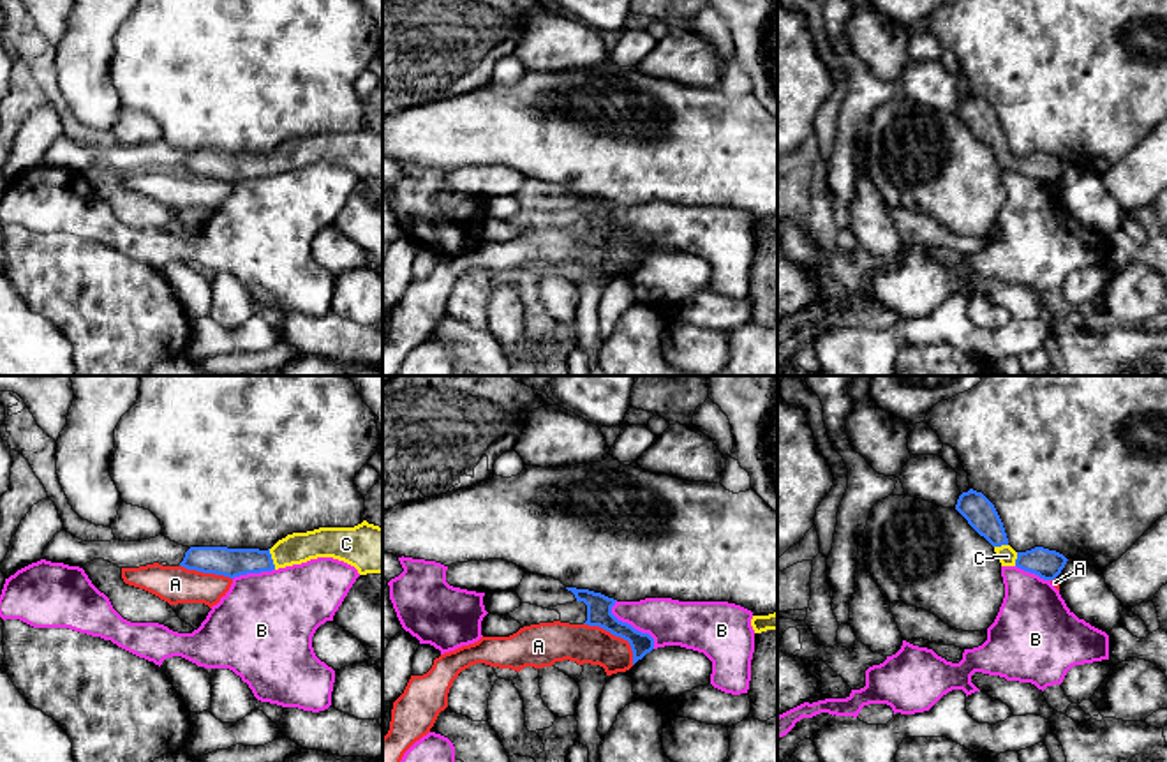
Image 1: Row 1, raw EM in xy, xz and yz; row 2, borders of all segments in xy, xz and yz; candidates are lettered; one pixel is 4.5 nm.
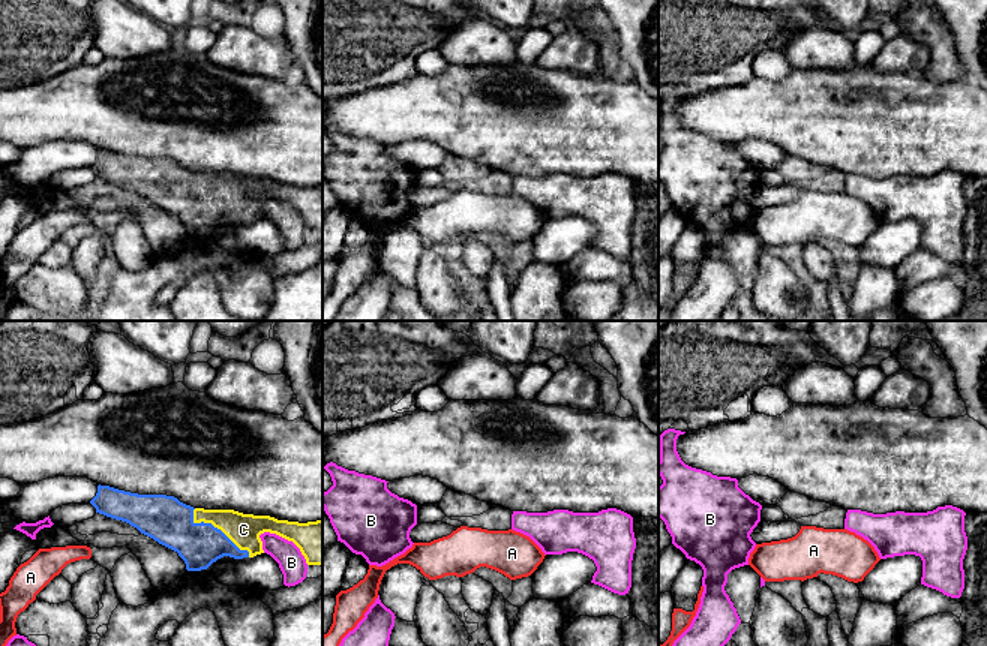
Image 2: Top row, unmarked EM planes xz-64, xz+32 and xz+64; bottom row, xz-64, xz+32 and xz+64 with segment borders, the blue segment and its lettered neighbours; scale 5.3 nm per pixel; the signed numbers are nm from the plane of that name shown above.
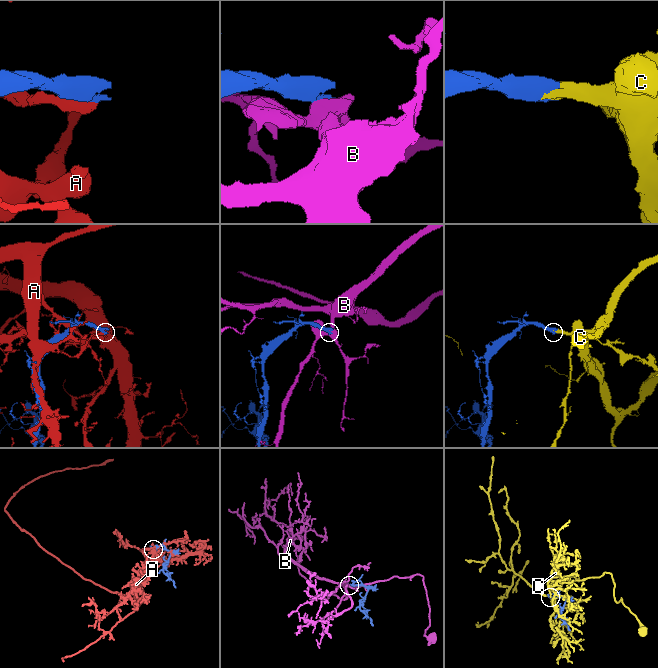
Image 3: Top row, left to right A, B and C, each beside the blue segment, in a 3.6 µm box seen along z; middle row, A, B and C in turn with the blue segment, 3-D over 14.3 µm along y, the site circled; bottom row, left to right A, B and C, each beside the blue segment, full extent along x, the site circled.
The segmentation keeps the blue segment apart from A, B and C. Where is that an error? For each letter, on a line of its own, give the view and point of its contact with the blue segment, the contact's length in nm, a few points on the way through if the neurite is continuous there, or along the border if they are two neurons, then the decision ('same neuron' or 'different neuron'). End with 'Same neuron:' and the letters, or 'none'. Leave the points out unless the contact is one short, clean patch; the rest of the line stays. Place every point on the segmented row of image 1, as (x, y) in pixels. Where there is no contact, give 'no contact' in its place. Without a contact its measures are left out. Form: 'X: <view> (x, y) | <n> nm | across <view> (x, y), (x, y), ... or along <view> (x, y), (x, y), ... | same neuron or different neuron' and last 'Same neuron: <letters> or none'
A: xz (617, 635) | 300 nm | along xz (584, 623), (602, 627), (623, 637), (630, 646), (633, 664) | different neuron
B: xz (630, 625) | 280 nm | along xz (616, 600), (612, 612), (646, 632), (653, 639), (654, 648) | different neuron
C: xy (272, 560) | 100 nm | same neuron
Same neuron: C

